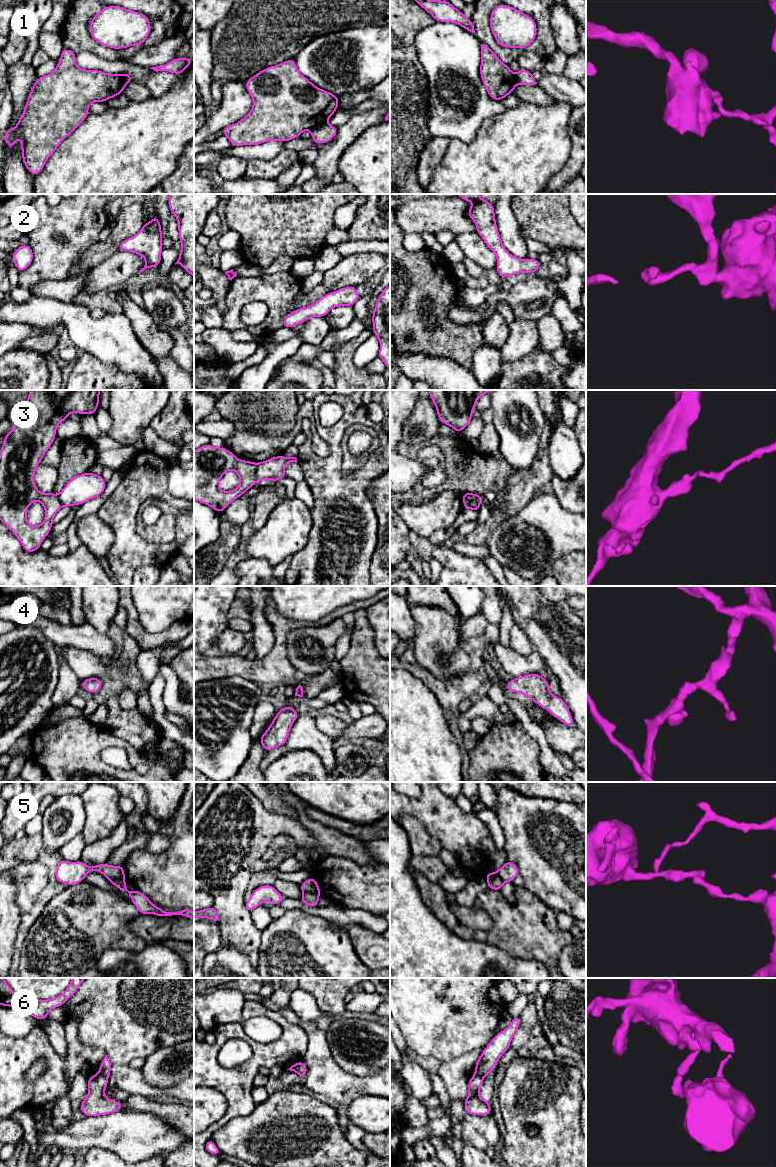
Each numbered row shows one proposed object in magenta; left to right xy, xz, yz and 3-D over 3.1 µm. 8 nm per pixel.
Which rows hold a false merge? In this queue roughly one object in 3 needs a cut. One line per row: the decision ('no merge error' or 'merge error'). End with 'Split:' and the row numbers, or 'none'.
1: merge error
2: no merge error
3: merge error
4: no merge error
5: merge error
6: merge error
Split: 1, 3, 5, 6

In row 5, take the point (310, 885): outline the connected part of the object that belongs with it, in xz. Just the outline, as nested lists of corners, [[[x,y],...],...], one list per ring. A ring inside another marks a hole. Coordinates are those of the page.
[[[309,877],[306,881],[299,885],[303,892],[309,892],[314,894],[321,894],[321,890],[317,881],[313,877]]]

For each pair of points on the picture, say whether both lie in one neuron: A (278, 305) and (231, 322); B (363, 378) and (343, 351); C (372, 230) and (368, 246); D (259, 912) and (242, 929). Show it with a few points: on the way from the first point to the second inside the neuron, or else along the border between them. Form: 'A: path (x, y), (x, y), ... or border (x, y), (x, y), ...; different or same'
A: path (264, 295), (247, 295), (234, 308); same
B: path (356, 374), (344, 362), (344, 358); same
C: border (350, 239), (379, 240); different
D: border (250, 912), (252, 923), (260, 931); different

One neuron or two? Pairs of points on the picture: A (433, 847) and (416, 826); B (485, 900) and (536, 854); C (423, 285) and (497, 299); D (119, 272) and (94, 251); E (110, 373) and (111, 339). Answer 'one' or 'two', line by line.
A: one
B: two
C: two
D: two
E: two

